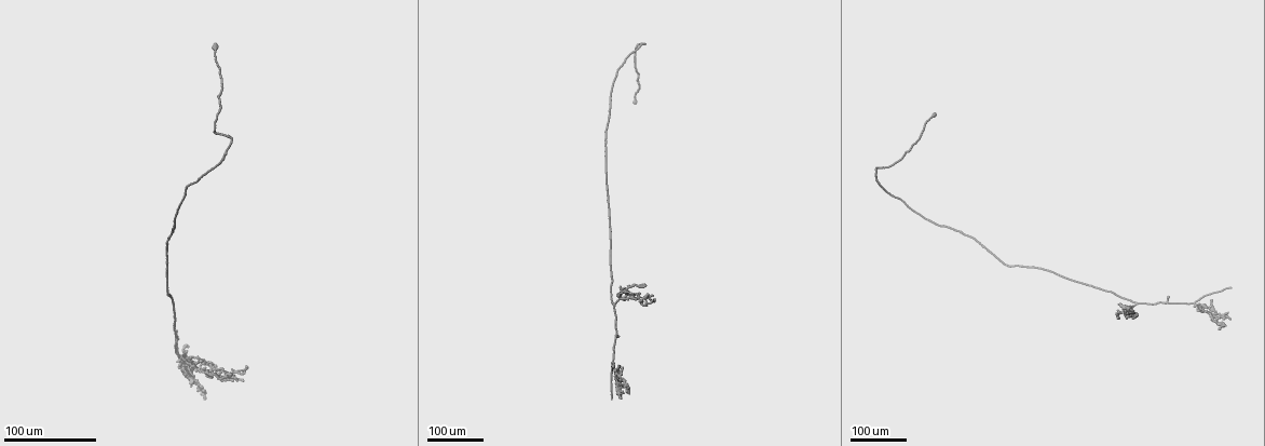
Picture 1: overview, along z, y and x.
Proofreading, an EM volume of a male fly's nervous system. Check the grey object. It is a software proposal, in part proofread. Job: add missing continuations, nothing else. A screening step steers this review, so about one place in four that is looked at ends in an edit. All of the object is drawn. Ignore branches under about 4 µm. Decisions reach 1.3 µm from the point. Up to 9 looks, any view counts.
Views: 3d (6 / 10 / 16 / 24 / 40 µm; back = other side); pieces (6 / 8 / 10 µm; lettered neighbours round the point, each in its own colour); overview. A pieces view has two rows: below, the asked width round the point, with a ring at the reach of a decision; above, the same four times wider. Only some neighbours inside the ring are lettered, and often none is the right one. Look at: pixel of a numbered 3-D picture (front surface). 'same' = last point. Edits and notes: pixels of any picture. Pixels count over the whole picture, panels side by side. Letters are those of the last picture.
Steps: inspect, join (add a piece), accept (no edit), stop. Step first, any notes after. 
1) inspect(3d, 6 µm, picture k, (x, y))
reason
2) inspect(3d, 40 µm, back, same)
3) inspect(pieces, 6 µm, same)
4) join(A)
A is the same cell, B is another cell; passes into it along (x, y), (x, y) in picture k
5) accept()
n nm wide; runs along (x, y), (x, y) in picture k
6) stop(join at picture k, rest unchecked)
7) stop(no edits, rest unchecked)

inspect(3d, 40 µm, picture 1, (230, 370))
free end

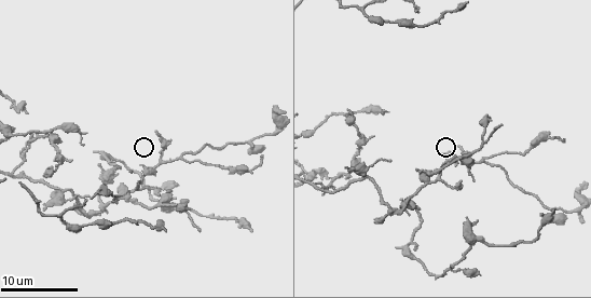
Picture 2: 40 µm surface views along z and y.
inspect(pieces, 8 µm, picture 2, (460, 146))
see the neighbours

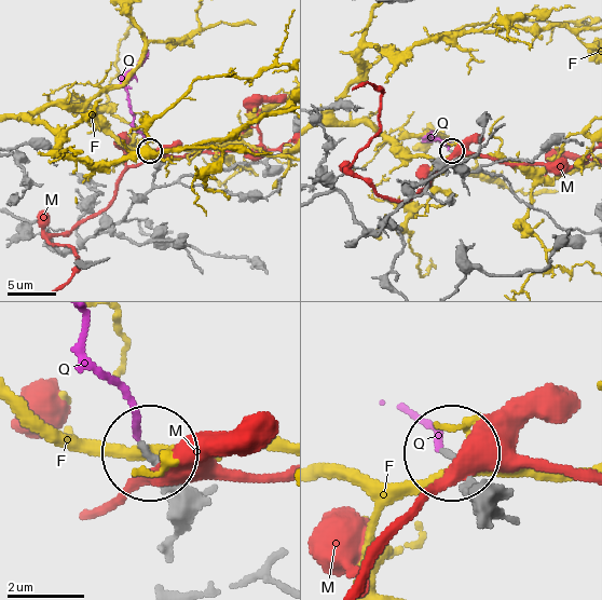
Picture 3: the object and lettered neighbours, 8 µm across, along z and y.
join(Q)
160 nm wide; Q is the same cell, F and M are other cells; it goes on there

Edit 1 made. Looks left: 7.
inspect(3d, 40 µm, picture 1, (622, 392))
branch stops here

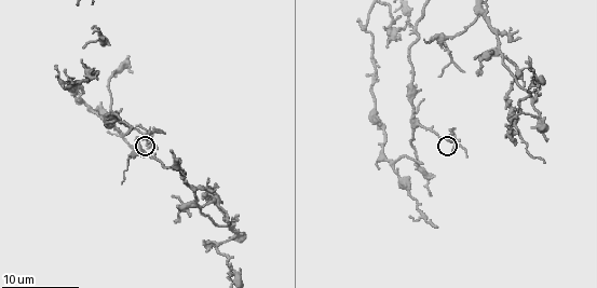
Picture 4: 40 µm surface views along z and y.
inspect(pieces, 10 µm, picture 4, (420, 161))

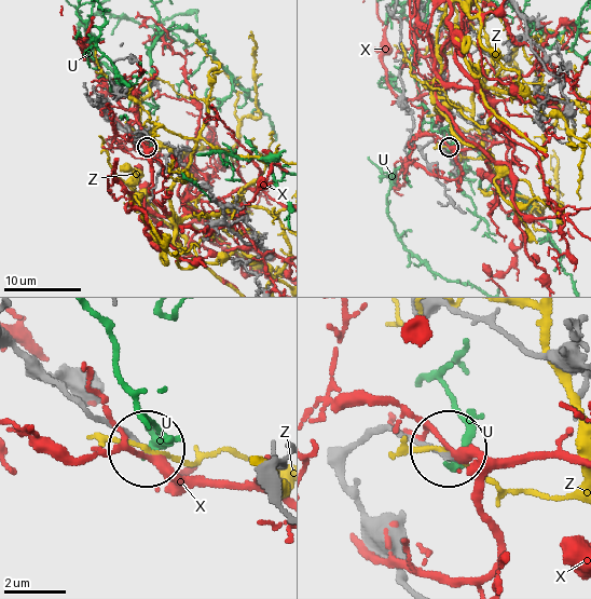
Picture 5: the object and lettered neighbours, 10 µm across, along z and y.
accept()
U, X and Z are other cells; runs along (16, 346), (85, 408), (145, 444) in picture 5; no lettered piece goes on from it

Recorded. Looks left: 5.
inspect(3d, 10 µm, picture 4, (56, 64))
thin end

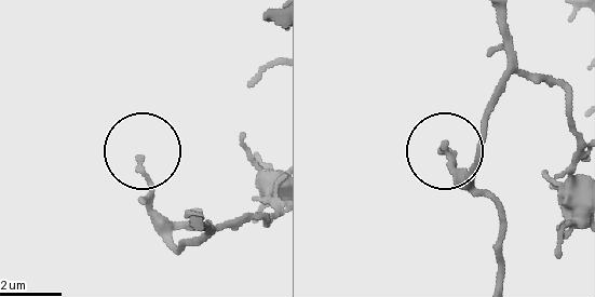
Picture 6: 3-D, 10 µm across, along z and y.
inspect(pieces, 6 µm, picture 6, (139, 157))

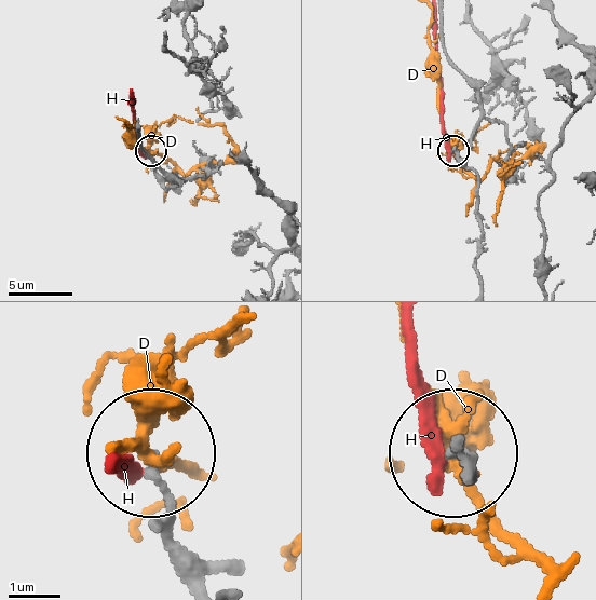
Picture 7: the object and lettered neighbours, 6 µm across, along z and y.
accept()
D and H are other cells; none of them fits

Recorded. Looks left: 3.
inspect(3d, 24 µm, picture 1, (1198, 302))
branch stops here

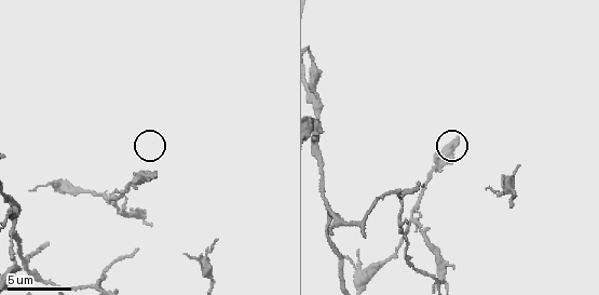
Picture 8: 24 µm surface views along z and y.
inspect(pieces, 6 µm, picture 8, (155, 174))
what lies round it

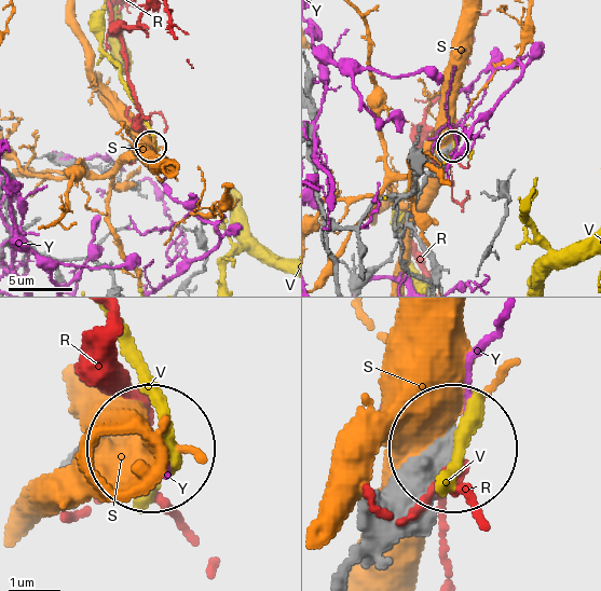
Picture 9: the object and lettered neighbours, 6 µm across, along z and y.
accept()
R, S, V and Y are other cells; runs along (342, 571), (453, 458) in picture 9; none of them fits

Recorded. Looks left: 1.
stop(join at picture 3, rest unchecked)

